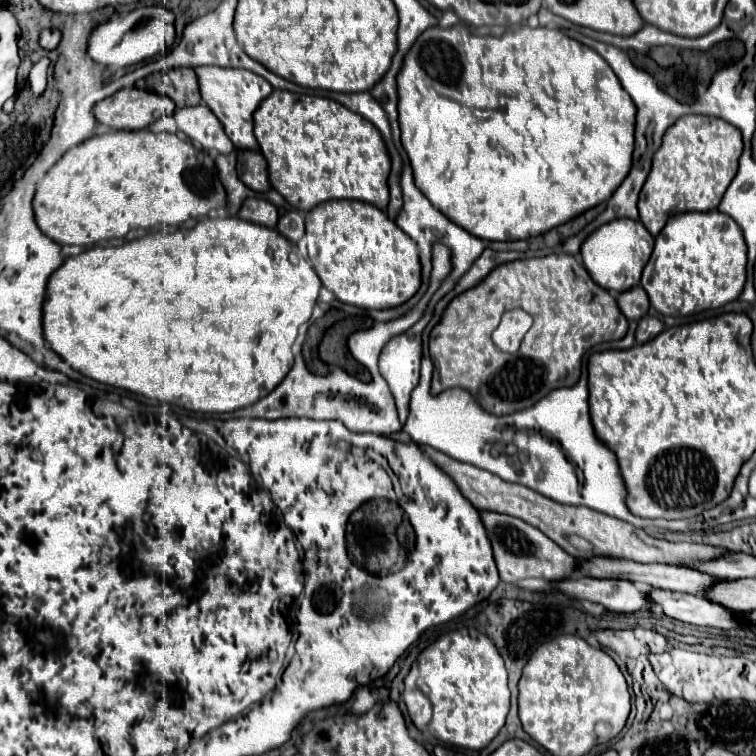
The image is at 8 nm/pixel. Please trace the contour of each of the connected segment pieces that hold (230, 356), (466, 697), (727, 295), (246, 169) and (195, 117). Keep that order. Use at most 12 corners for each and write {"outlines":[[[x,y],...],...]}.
{"outlines":[[[206,218],[66,258],[74,370],[232,412],[322,288],[276,228]],[[476,628],[414,662],[416,728],[486,748],[510,710],[508,672]],[[718,210],[676,214],[642,272],[664,316],[742,294],[742,230]],[[238,150],[240,180],[268,192],[268,164],[260,152]],[[206,104],[174,118],[200,148],[230,154],[234,144]]]}

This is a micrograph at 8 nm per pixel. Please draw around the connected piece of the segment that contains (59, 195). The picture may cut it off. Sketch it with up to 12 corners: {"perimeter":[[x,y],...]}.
{"perimeter":[[116,130],[40,180],[36,222],[92,246],[226,206],[214,160]]}

